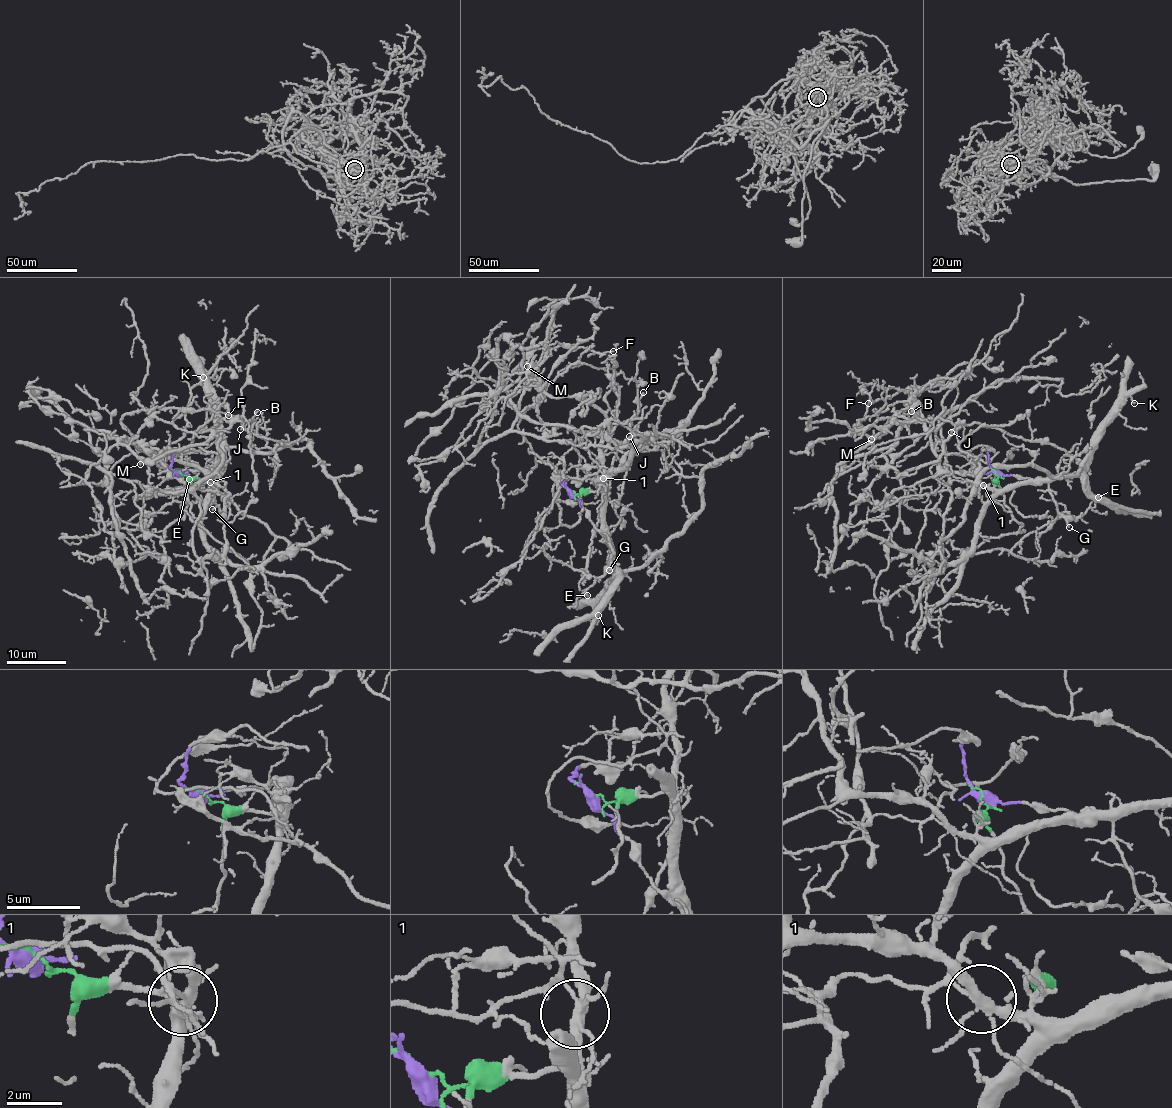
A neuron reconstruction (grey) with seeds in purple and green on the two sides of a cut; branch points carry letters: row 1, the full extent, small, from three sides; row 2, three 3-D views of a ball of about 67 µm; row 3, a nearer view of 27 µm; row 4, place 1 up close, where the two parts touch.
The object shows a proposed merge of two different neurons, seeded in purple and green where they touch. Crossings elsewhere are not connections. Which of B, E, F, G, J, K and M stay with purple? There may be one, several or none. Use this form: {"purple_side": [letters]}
{"purple_side": ["B", "J"]}

